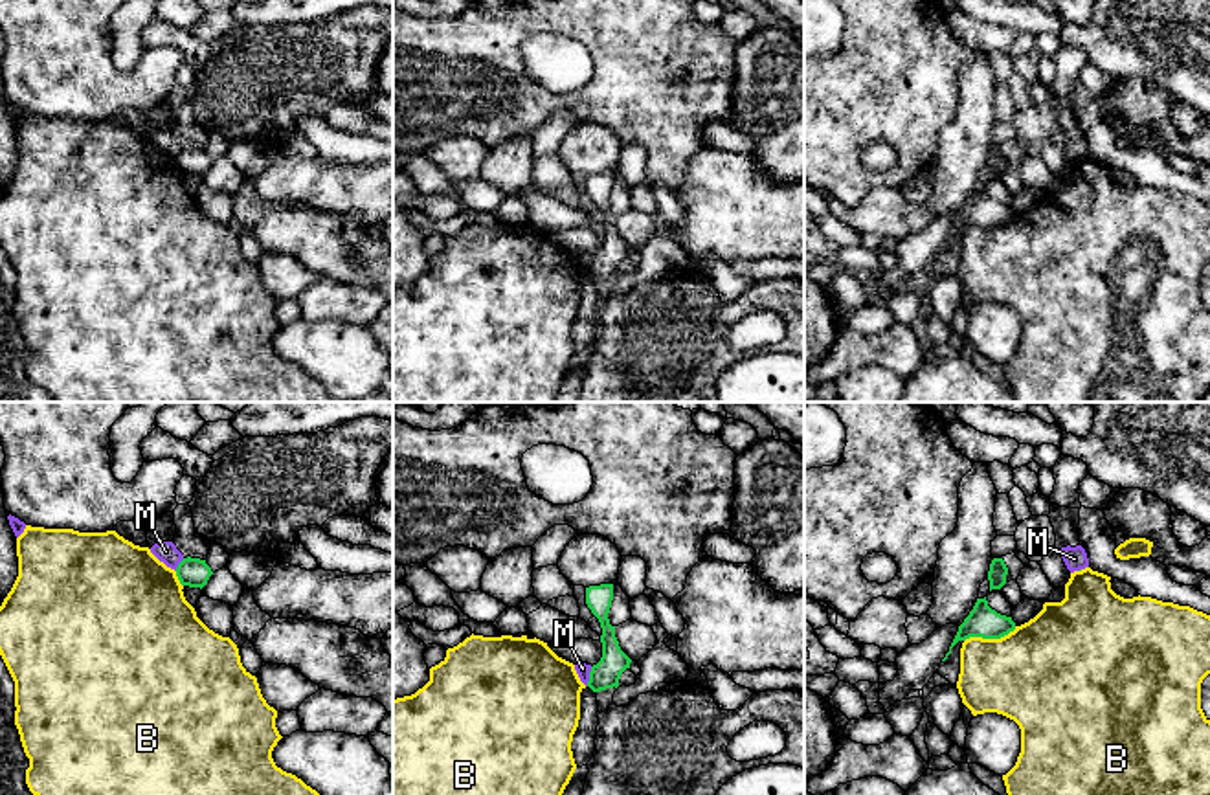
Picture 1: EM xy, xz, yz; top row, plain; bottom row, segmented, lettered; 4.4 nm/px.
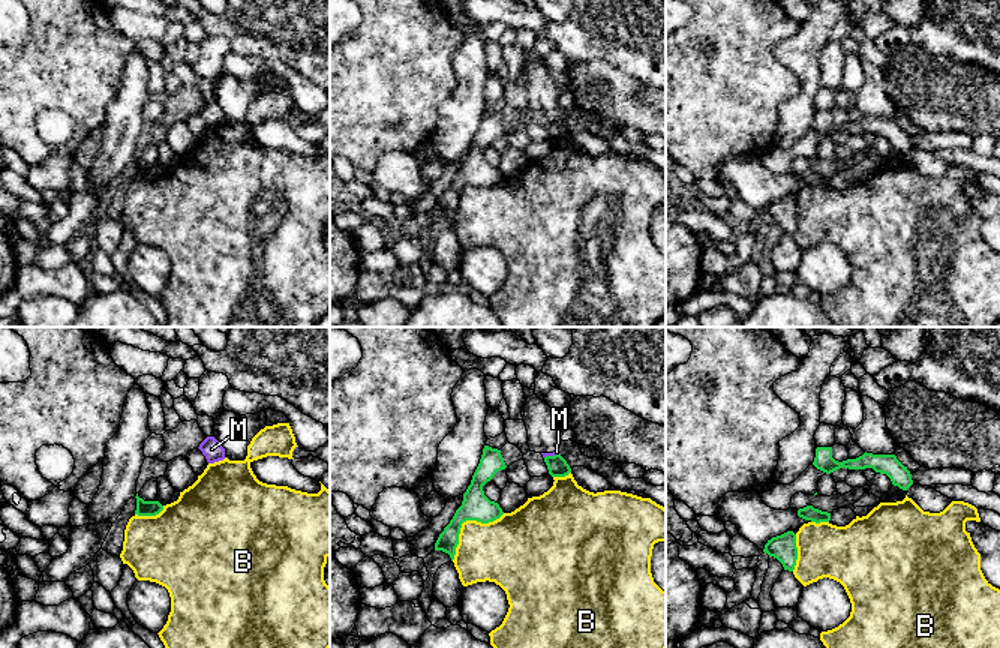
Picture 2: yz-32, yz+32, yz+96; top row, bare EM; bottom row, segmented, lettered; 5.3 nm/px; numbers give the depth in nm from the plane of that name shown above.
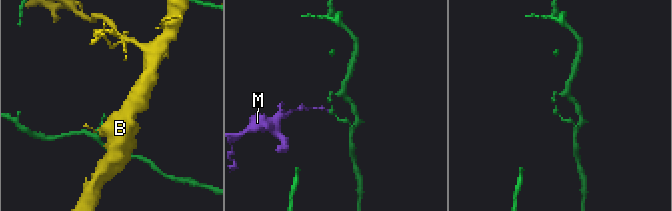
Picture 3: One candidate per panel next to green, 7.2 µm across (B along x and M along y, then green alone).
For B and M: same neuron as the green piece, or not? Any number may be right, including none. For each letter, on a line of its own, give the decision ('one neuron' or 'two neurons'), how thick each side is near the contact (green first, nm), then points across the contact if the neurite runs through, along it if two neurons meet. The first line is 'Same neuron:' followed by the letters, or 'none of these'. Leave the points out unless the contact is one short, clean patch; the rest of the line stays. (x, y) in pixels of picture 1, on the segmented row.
Same neuron: none of these
B: two neurons | 140/420 nm
M: two neurons | 120/60 nm | along xz (592, 667), (586, 685)

